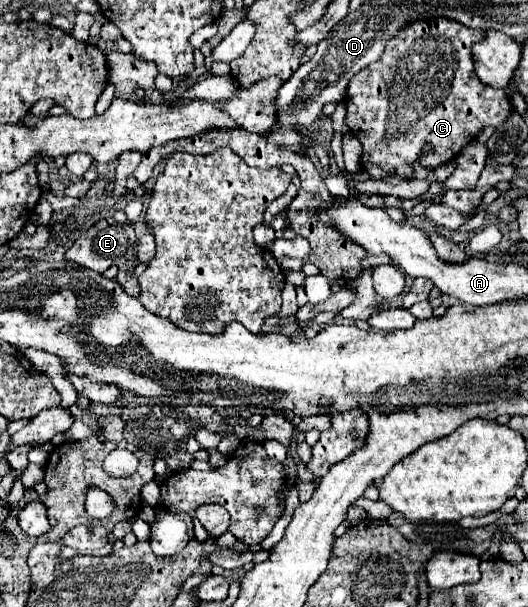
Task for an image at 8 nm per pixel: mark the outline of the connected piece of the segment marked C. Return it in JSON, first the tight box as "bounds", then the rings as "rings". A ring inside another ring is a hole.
{"bounds":[345,18,511,178],"rings":[[[437,18],[437,22],[413,22],[413,26],[405,26],[405,30],[401,30],[401,34],[397,34],[397,38],[389,40],[389,46],[385,46],[385,54],[381,54],[381,58],[377,62],[373,62],[369,68],[359,70],[349,86],[347,86],[347,100],[345,100],[345,108],[347,108],[347,126],[353,130],[353,134],[361,140],[363,144],[363,170],[373,176],[373,178],[385,178],[385,176],[411,176],[413,168],[411,164],[415,160],[419,160],[423,166],[427,168],[437,168],[445,162],[449,162],[451,158],[455,158],[475,136],[481,128],[485,126],[501,126],[509,114],[511,114],[511,102],[509,96],[505,94],[505,90],[497,90],[491,86],[485,86],[473,70],[473,54],[471,54],[471,46],[475,42],[479,42],[481,38],[485,38],[485,30],[469,30],[467,26],[461,26],[459,22],[445,22],[443,18]]]}

